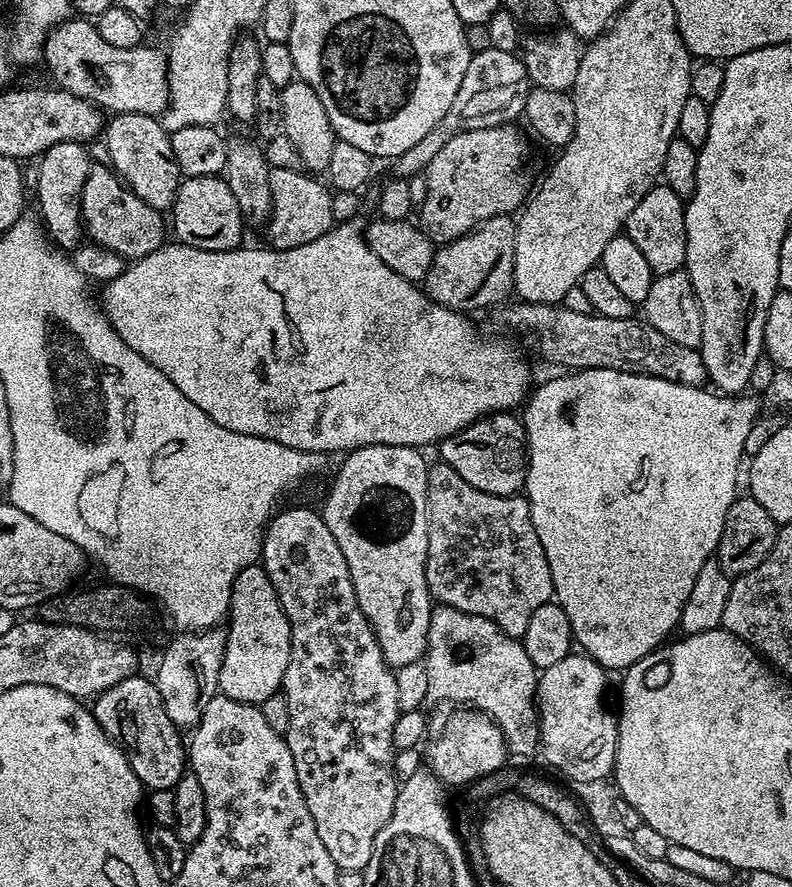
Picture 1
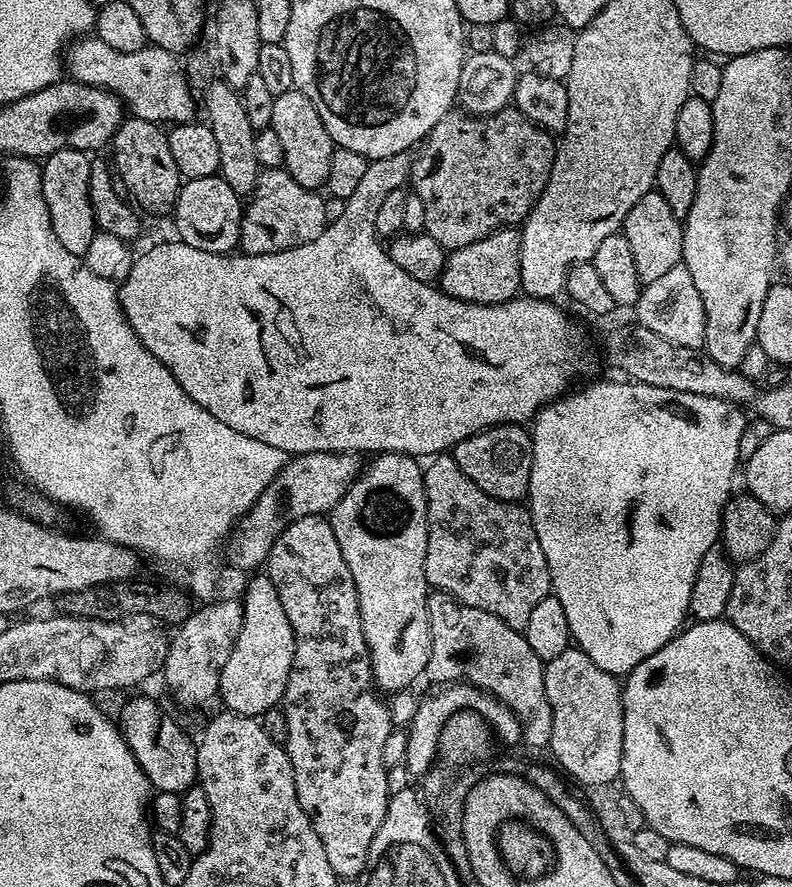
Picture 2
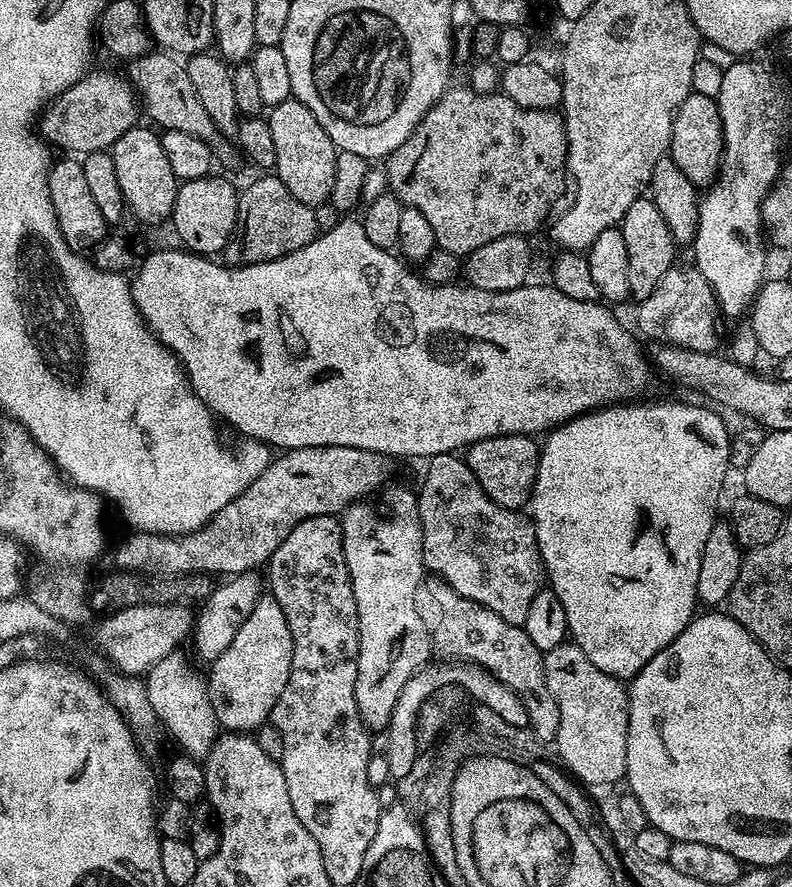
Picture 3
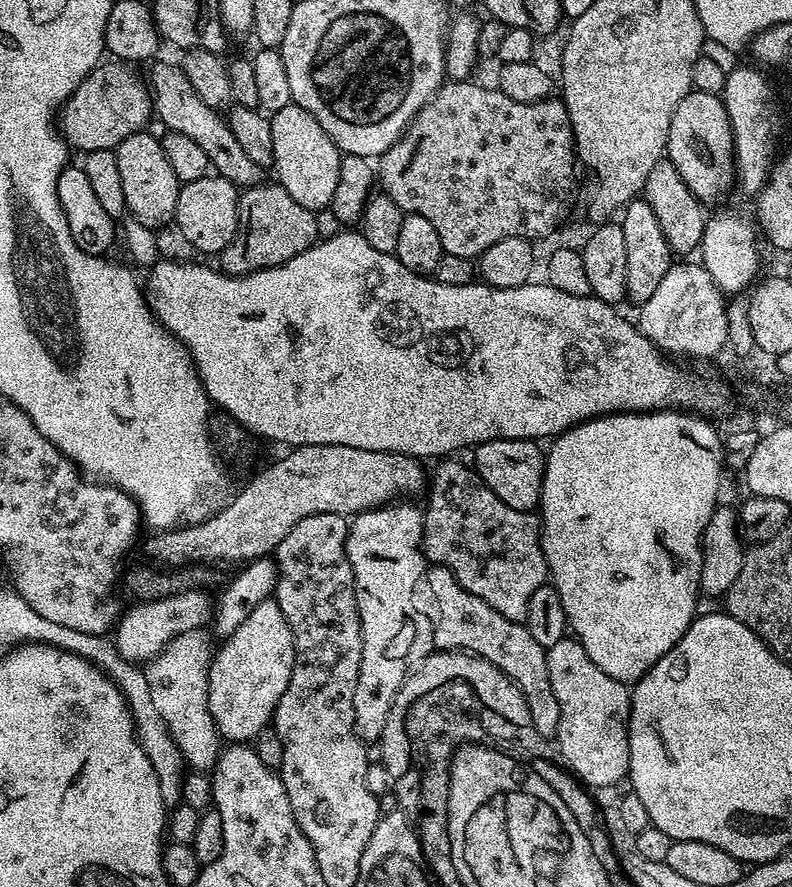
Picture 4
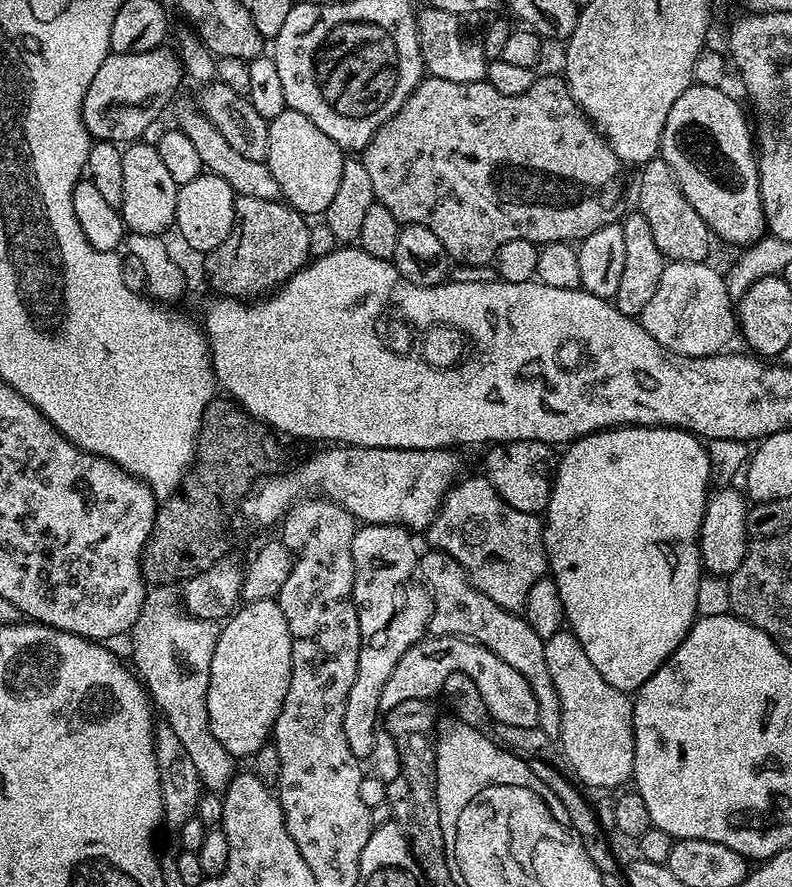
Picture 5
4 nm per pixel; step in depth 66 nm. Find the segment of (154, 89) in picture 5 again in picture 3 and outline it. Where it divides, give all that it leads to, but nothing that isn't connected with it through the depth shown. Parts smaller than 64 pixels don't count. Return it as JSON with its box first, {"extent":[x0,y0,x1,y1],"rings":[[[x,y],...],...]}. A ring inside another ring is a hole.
{"extent":[38,70,138,154],"rings":[[[95,70],[89,71],[83,78],[78,82],[74,82],[74,86],[70,86],[62,94],[58,94],[53,100],[49,100],[46,107],[39,113],[38,116],[38,132],[41,137],[53,149],[61,148],[61,153],[64,154],[87,154],[89,152],[103,152],[105,150],[111,149],[114,142],[118,142],[118,138],[122,138],[122,134],[126,134],[126,130],[137,127],[138,120],[136,120],[136,108],[138,112],[138,97],[129,81],[125,79],[123,75],[115,76],[112,72],[95,72]]]}

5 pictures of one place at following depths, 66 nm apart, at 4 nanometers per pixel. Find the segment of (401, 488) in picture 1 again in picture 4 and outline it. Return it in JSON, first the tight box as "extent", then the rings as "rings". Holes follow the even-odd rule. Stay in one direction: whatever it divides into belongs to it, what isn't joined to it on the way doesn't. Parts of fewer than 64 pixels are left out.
{"extent":[344,502,433,742],"rings":[[[389,502],[378,508],[368,508],[364,512],[355,513],[351,517],[348,526],[348,537],[344,545],[346,546],[346,554],[348,561],[352,567],[354,574],[354,582],[356,583],[356,609],[360,612],[360,637],[362,638],[362,662],[360,663],[360,673],[358,674],[358,682],[354,690],[354,722],[356,723],[356,732],[360,739],[365,742],[379,741],[383,727],[386,726],[386,718],[390,715],[391,704],[394,702],[398,690],[404,684],[408,673],[412,671],[414,665],[427,658],[429,652],[433,651],[432,643],[433,625],[416,624],[416,604],[412,601],[412,591],[416,588],[416,579],[423,577],[426,572],[426,561],[422,551],[422,541],[424,538],[424,514],[419,507],[415,508],[412,502]]]}

